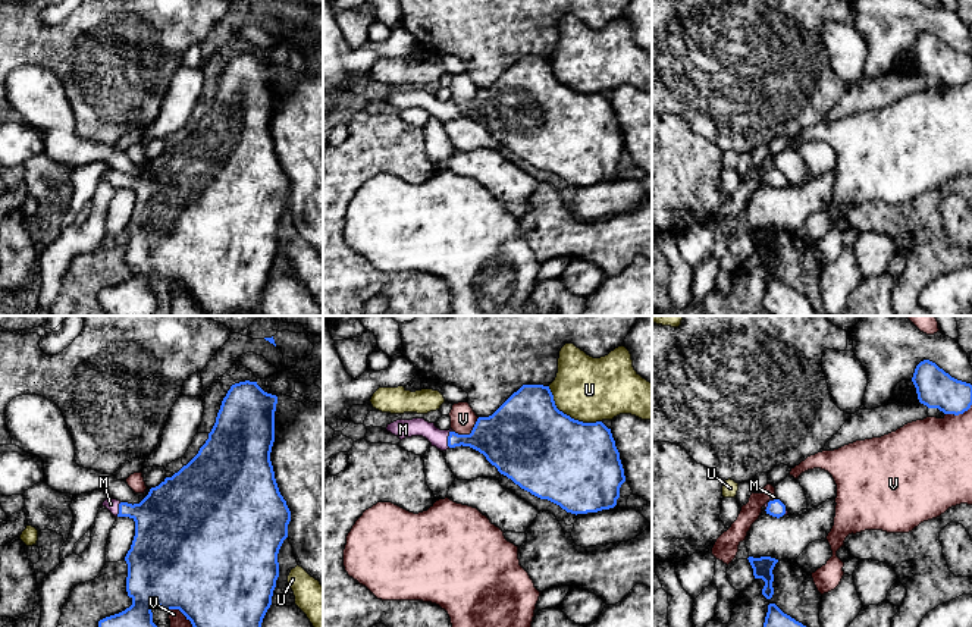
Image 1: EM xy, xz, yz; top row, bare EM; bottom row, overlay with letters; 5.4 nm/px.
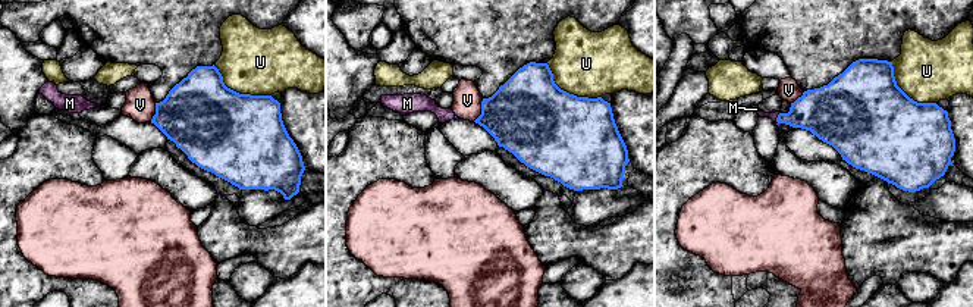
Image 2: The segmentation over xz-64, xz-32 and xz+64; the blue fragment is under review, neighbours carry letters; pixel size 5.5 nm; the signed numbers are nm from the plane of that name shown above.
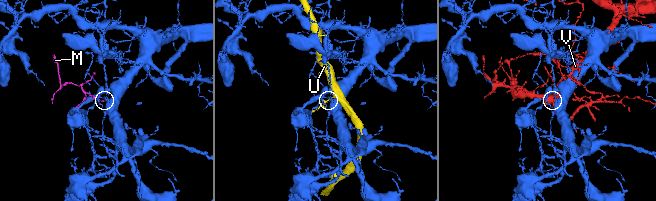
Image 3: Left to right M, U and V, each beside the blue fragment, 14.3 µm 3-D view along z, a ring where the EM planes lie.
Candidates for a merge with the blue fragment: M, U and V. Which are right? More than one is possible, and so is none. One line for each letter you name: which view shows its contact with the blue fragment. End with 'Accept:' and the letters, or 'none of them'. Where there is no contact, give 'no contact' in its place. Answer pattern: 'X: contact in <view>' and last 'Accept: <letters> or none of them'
M: contact in xz
Accept: M

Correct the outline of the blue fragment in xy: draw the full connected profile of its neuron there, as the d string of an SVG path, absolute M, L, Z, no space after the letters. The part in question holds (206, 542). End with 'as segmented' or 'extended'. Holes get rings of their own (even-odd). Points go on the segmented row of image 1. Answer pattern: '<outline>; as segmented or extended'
M257 382L232 385L208 439L186 465L151 488L139 504L113 498L103 502L116 518L129 517L135 521L135 536L125 557L126 592L132 605L100 620L98 627L157 627L151 612L154 605L166 612L179 609L192 627L261 627L279 577L278 554L288 537L291 521L291 511L279 492L270 461L276 404L278 396L264 392Z; extended

